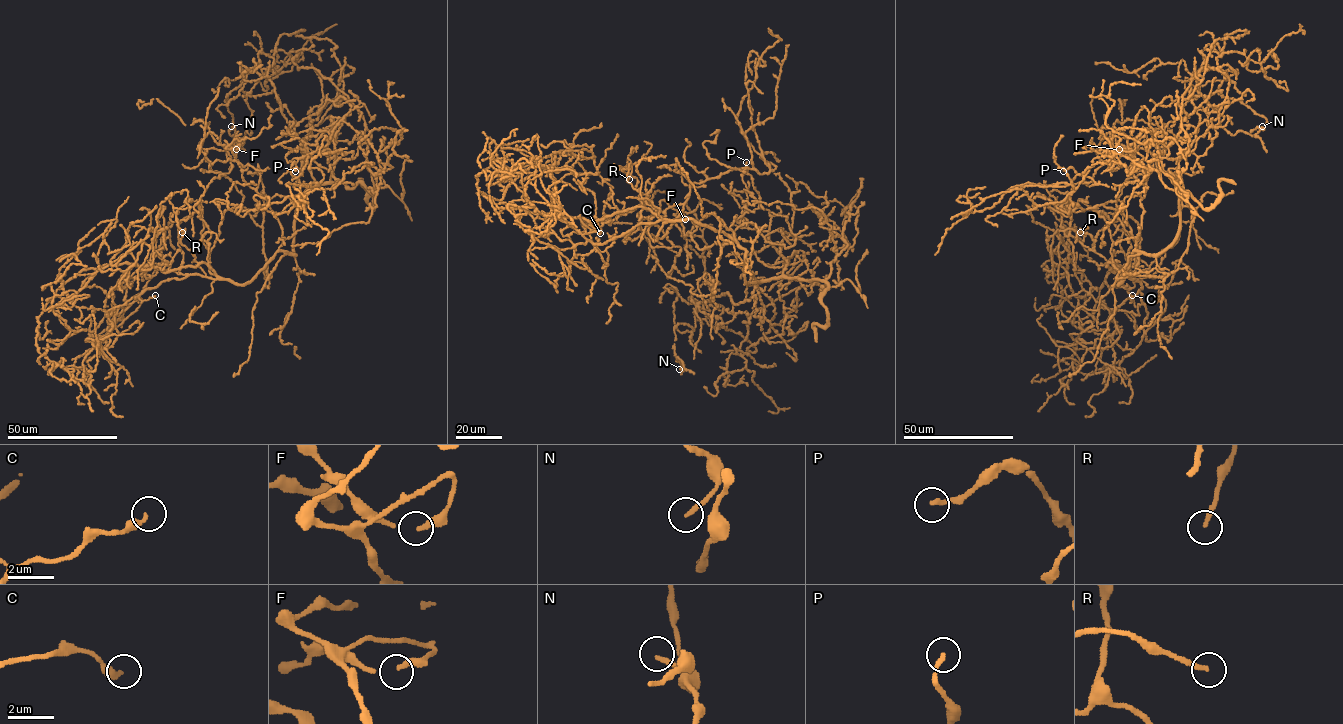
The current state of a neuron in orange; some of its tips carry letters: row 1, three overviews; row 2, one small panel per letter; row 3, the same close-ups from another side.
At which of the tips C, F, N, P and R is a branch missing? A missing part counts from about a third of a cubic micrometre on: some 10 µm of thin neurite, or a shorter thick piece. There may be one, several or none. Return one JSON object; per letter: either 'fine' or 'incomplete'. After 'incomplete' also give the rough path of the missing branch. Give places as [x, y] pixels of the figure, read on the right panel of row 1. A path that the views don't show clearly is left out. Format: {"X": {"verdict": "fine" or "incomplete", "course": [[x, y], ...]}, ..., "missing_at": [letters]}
{"C": {"verdict": "fine"}, "F": {"verdict": "fine"}, "N": {"verdict": "incomplete"}, "P": {"verdict": "fine"}, "R": {"verdict": "fine"}, "missing_at": ["N"]}

